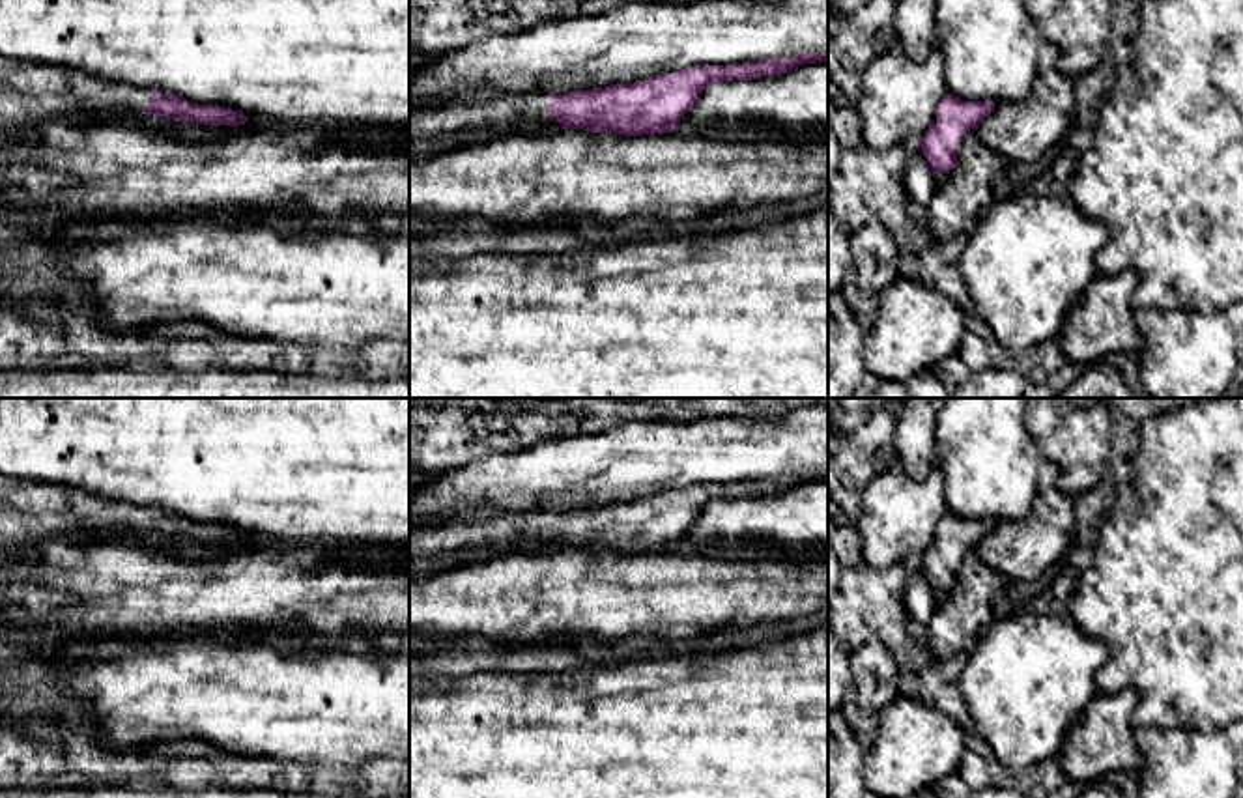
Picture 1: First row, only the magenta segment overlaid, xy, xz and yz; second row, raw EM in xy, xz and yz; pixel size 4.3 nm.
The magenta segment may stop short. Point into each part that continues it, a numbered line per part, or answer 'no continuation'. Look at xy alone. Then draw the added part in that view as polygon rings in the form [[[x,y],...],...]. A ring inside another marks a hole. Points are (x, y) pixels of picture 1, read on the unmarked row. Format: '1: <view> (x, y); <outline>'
1: xy (30, 511); [[[0,473],[0,568],[7,566],[7,559],[30,544],[41,549],[45,538],[69,536],[77,542],[88,542],[101,531],[142,531],[151,521],[153,508],[150,505],[90,493],[67,484],[22,480]]]

